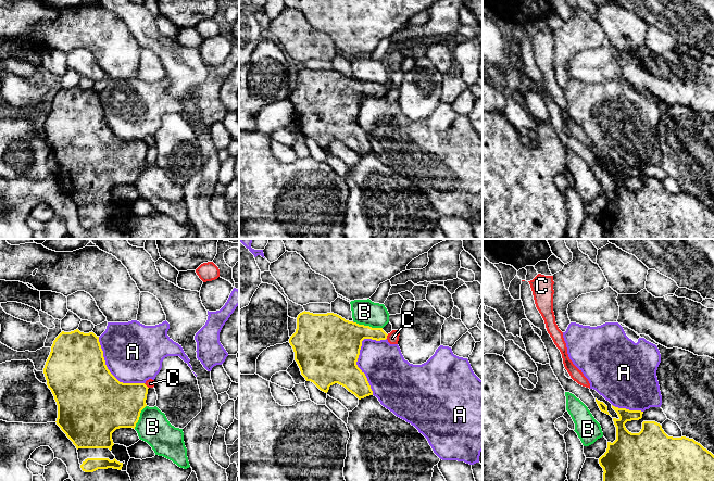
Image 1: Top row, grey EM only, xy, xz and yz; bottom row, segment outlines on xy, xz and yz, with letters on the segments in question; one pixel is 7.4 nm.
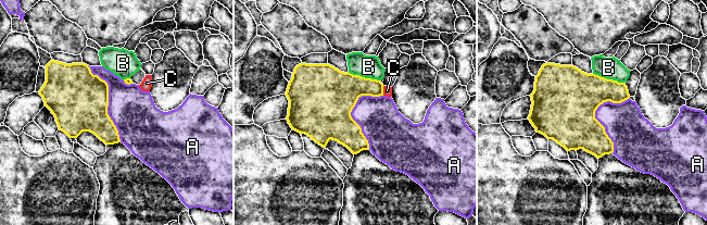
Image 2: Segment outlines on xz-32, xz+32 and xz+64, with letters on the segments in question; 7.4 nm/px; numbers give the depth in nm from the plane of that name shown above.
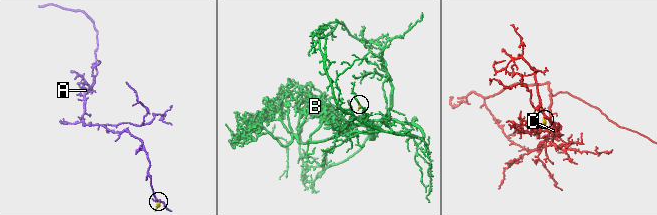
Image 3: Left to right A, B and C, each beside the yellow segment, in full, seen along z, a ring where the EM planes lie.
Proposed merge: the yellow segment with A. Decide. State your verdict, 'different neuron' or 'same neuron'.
different neuron

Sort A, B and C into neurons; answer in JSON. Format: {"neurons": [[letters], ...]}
{"neurons": [["A"], ["B"], ["C"]]}

